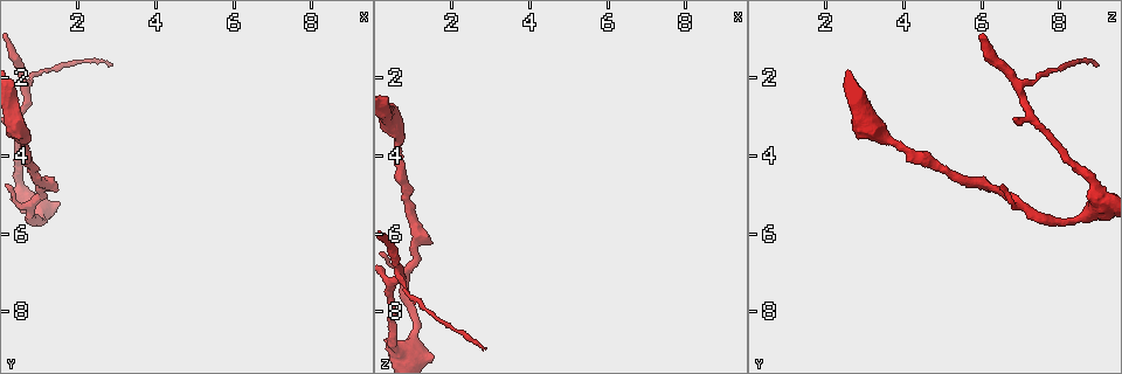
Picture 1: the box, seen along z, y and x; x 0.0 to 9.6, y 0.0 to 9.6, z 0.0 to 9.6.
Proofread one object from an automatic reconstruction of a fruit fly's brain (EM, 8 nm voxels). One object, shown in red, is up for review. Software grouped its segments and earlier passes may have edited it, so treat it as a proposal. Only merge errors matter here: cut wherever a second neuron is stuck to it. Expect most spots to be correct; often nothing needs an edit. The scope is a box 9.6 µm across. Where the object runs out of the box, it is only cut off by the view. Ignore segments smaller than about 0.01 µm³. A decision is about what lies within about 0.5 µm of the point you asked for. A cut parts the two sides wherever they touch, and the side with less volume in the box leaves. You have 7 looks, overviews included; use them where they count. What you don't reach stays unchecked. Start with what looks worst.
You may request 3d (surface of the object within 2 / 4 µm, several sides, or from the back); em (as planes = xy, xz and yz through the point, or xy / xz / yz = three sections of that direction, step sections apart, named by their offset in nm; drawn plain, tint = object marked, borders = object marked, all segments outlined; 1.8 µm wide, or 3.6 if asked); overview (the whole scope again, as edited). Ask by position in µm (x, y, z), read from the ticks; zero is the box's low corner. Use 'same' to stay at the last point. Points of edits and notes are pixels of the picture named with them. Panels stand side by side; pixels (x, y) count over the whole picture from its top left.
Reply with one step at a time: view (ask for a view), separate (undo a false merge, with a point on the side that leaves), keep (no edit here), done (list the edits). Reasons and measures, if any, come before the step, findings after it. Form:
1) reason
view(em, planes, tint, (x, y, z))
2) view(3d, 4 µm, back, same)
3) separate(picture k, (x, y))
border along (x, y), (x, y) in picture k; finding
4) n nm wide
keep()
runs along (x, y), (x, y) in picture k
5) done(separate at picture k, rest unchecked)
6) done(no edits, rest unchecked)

arms part here
view(em, 3.6 µm, planes, tint, (0.80, 5.30, 7.00))

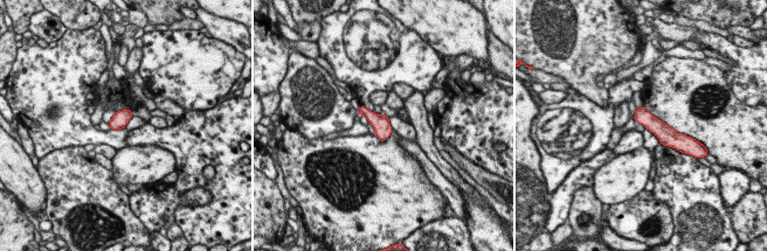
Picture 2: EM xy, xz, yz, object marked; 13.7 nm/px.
keep()
continuous, no second neuron

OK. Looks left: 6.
thick turns thin
view(em, 3.6 µm, xy, step 16, tint, (1.05, 5.55, 8.75))

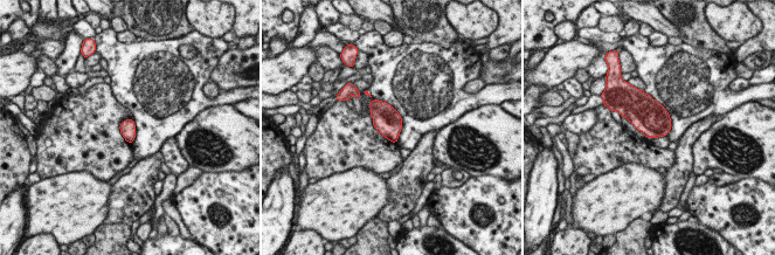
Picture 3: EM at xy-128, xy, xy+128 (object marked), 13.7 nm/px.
another direction
view(em, 3.6 µm, planes, borders, same)

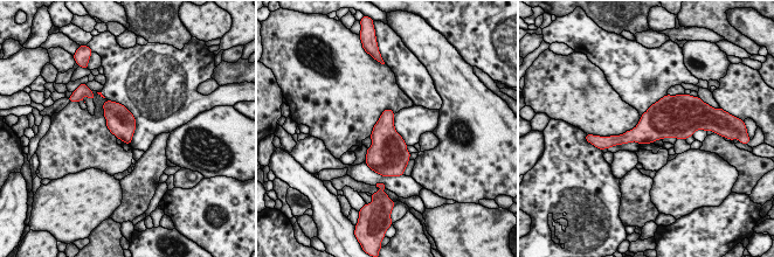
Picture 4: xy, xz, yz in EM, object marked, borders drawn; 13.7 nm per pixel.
380 nm wide
keep()
all the same neuron

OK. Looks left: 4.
calibre changes
view(3d, 4 µm, (0.70, 3.50, 3.50))

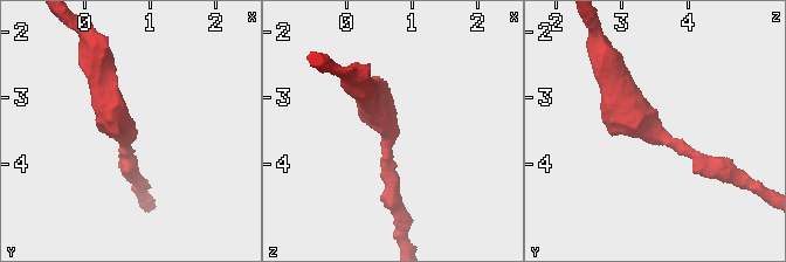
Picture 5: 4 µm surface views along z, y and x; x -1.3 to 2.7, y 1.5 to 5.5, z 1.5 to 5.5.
arms of 240, 500 nm
view(em, xy, step 16, plain, (0.60, 3.50, 3.50))

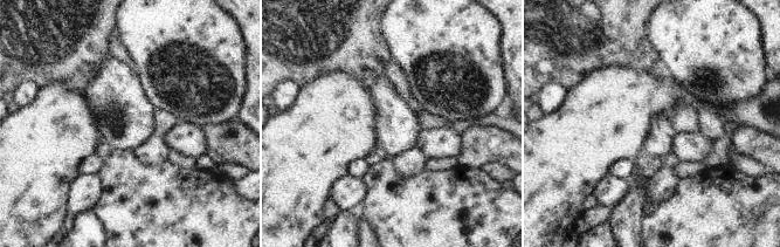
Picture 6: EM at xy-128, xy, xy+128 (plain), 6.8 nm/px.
view(em, xy, step 16, borders, same)

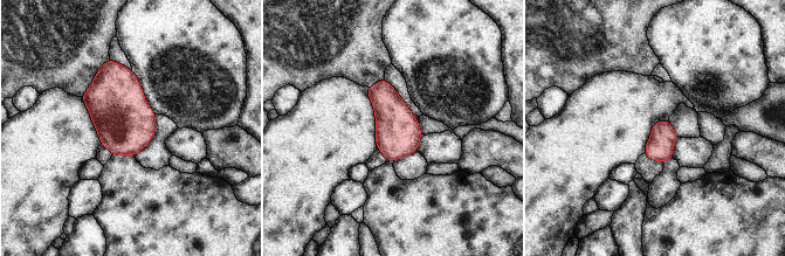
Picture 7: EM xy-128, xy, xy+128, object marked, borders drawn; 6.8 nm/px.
keep()
all the same neuron

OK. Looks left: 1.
done(no edits, rest unchecked)

